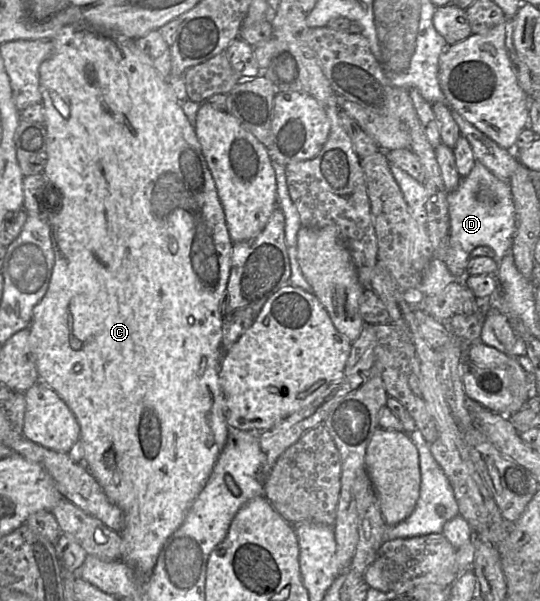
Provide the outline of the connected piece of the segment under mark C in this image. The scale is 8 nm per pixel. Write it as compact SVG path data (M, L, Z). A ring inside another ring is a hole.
M87 22L73 23L63 27L57 35L52 38L52 54L40 65L39 82L42 94L41 103L44 107L44 124L47 130L47 160L42 173L45 176L45 179L55 187L53 193L47 195L43 210L47 214L52 214L55 217L55 223L50 223L52 246L54 251L54 265L47 291L39 303L34 306L32 311L32 320L29 326L29 344L36 364L39 382L44 383L54 390L68 405L78 421L80 426L79 440L82 441L84 447L84 466L87 467L90 473L94 476L106 497L112 503L117 505L123 512L124 525L122 530L119 532L122 537L121 561L130 564L137 576L140 579L145 580L151 574L164 543L170 535L181 526L193 502L205 487L218 457L228 440L229 425L223 412L224 398L219 381L219 372L222 359L223 306L226 299L227 285L230 277L231 255L234 242L230 237L224 209L219 199L214 179L205 157L203 156L201 145L195 133L195 128L189 122L182 109L181 102L177 99L167 81L161 77L158 71L153 67L150 59L137 47L135 43L136 39L137 38L127 38L124 35L116 35L115 33L108 33L105 30L96 28Z

